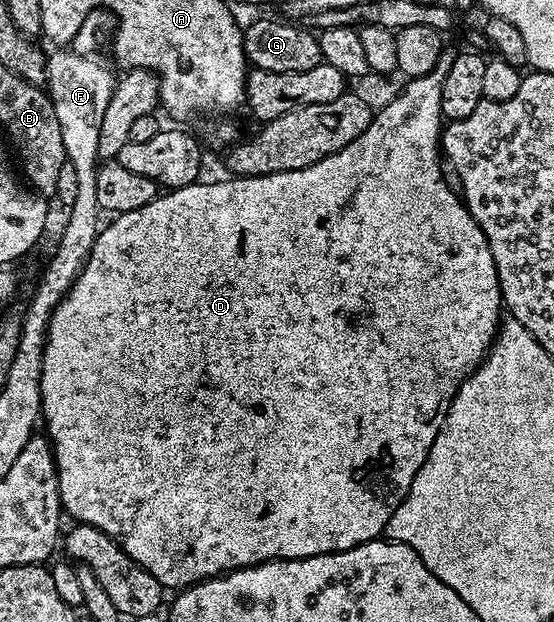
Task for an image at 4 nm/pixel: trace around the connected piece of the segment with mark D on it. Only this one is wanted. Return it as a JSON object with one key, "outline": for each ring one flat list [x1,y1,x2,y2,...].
{"outline":[[443,48,440,59,428,75,411,77,406,86,395,95,381,110,375,112,369,127,348,147,312,163,312,167,304,167,296,171,280,171,272,175,259,177,231,176,230,181,199,180,193,185,185,185,179,189,163,192,152,203,144,207,136,207,136,211,117,214,111,225,103,224,98,230,98,237,91,249,86,265,80,271,69,294,55,307,53,318,46,335,45,353,43,355,43,374,40,375,40,393,42,395,41,420,45,423,45,436,50,438,54,446,54,462,58,468,60,483,60,499,62,508,70,513,78,523,85,523,104,531,129,557,148,575,156,575,158,582,167,590,181,591,206,581,210,577,221,577,235,569,247,569,253,565,262,565,265,561,295,561,297,557,315,557,321,553,343,553,357,545,379,540,386,532,388,519,400,507,400,503,408,495,412,487,412,479,416,479,416,471,428,459,428,451,432,443,436,443,438,430,444,423,444,415,456,395,456,391,466,382,467,377,481,365,490,349,494,338,498,336,500,318,504,313,502,303,502,288,496,275,496,263,492,259,492,251,488,247,488,239,484,231,476,223,476,219,466,208,463,198,448,191,445,179,441,177,440,134,444,128,444,118,440,111,440,87,444,87,444,75,448,75,448,67,452,67,455,50]]}

